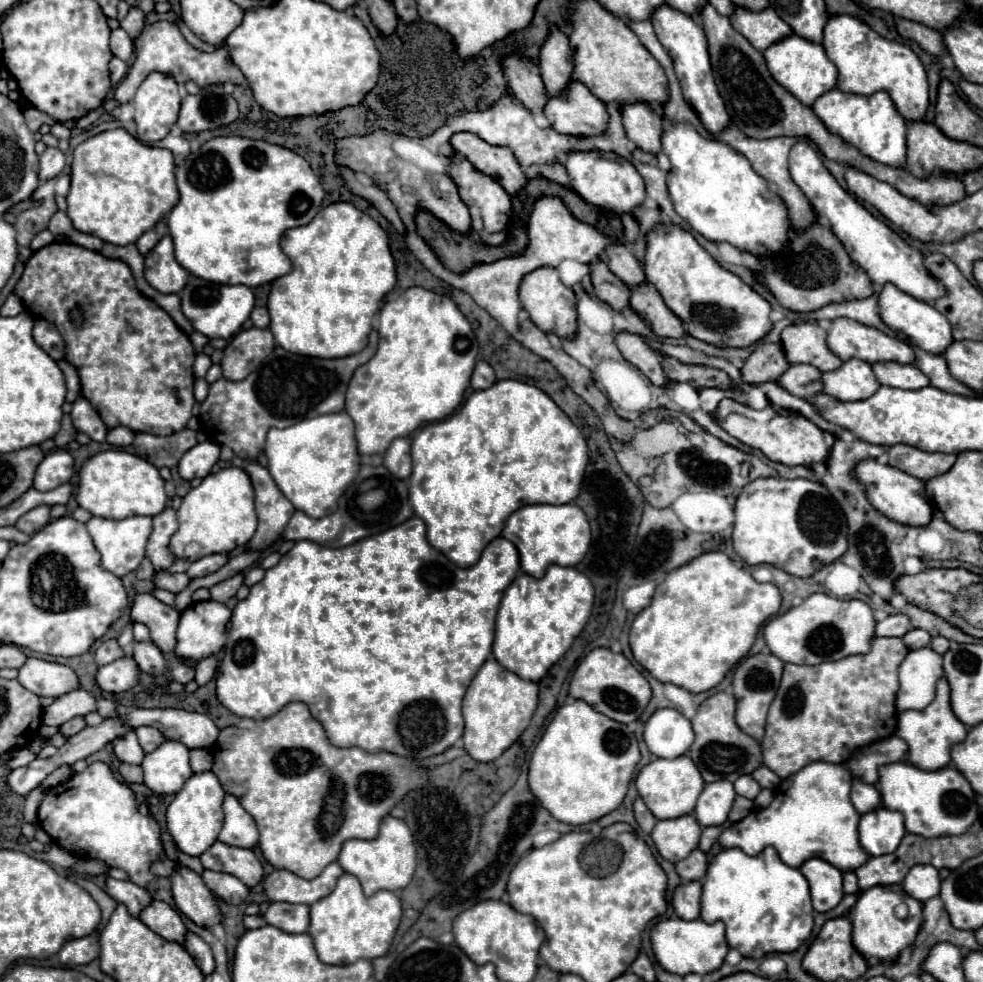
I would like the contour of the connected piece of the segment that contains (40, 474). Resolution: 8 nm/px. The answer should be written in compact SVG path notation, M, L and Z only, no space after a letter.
M54 450L44 456L44 460L36 468L34 488L40 492L54 490L66 484L74 474L74 460L66 450Z

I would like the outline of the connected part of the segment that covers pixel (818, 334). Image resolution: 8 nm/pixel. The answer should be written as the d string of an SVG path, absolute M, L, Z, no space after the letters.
M804 322L786 326L782 332L782 348L790 364L812 364L820 372L832 372L842 360L826 346L826 330L818 324Z

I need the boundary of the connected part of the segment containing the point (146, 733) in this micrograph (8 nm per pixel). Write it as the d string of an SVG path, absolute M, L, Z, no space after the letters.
M152 726L136 728L136 736L138 736L138 742L140 742L144 752L152 752L156 746L160 746L164 742L164 736Z

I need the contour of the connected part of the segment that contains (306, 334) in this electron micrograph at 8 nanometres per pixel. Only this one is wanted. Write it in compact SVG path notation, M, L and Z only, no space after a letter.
M336 202L322 208L310 224L286 230L280 248L290 258L292 270L272 282L268 296L270 332L274 334L276 344L288 352L298 352L300 356L334 358L358 354L368 344L372 318L376 316L380 302L396 284L396 266L386 232L352 204Z

